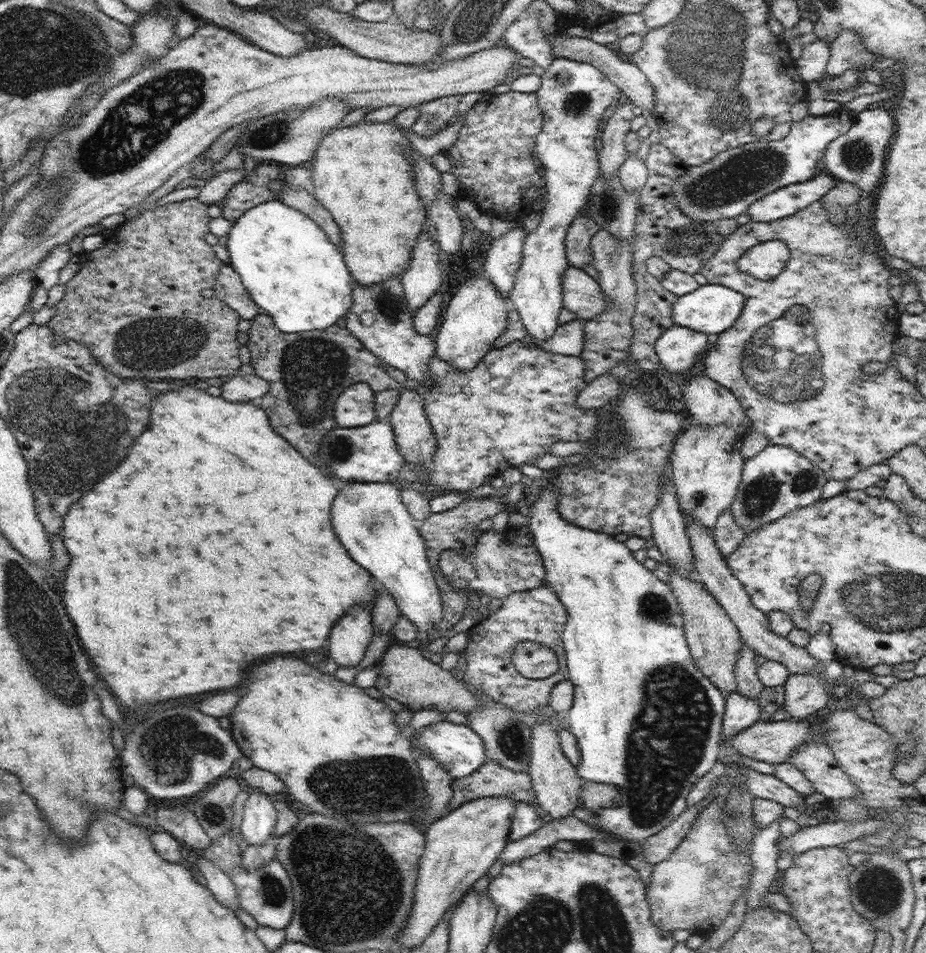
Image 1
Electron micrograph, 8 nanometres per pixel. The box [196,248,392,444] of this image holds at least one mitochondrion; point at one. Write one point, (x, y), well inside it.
(309, 366)

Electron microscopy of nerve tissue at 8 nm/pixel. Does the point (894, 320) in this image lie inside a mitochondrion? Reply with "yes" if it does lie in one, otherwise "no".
no

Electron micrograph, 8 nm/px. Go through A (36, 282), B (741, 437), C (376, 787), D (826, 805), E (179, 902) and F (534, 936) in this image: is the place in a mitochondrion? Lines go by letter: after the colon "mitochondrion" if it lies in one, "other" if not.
A: other
B: other
C: mitochondrion
D: other
E: other
F: mitochondrion

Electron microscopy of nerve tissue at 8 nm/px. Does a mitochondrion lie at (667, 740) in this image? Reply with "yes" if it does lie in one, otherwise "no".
yes

